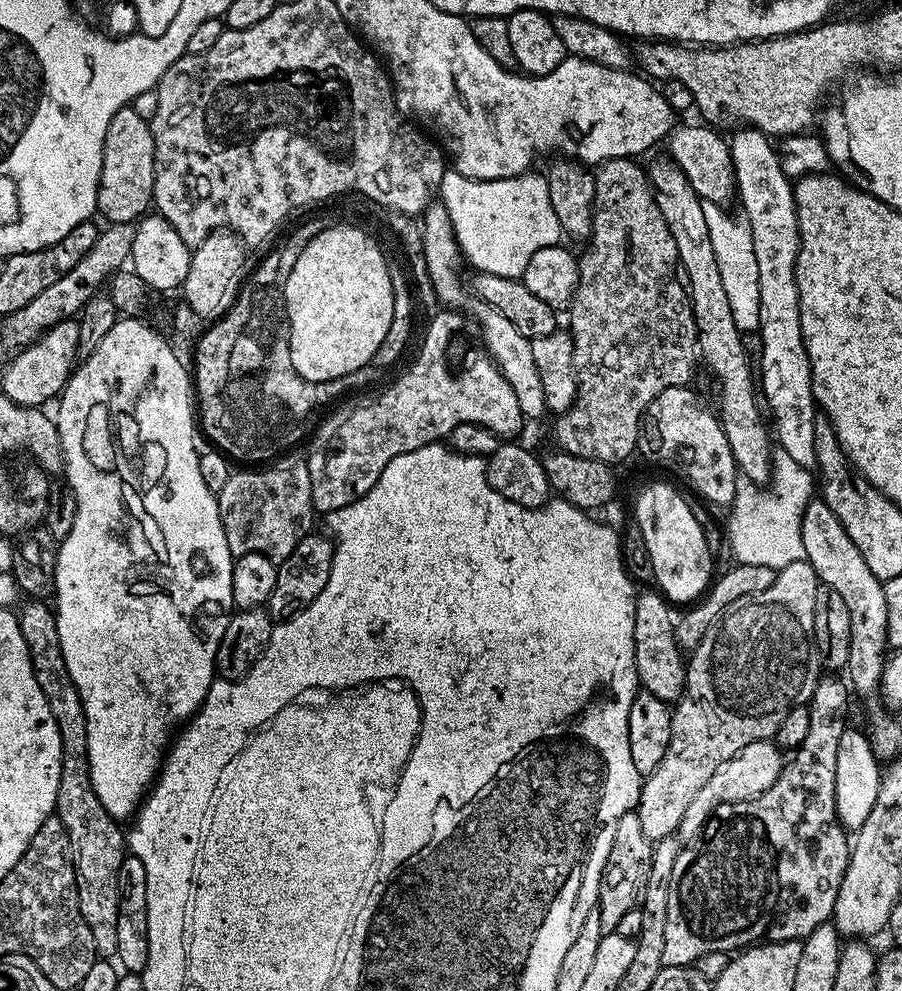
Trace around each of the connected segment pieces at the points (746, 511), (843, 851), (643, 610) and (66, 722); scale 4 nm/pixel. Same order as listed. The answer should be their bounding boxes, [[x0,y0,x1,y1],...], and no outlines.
[[728,450,816,570],[662,674,850,968],[634,591,688,702],[18,599,126,958]]

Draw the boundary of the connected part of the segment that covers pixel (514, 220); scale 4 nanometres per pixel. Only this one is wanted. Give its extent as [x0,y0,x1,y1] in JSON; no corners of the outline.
[438,170,561,280]

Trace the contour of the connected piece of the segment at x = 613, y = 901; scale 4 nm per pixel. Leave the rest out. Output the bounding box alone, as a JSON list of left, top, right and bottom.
[598,810,653,933]

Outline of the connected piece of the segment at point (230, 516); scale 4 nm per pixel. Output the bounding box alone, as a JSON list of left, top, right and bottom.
[218,455,314,562]

